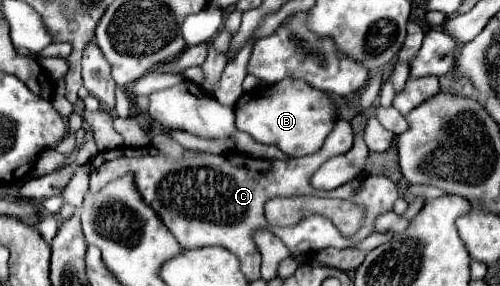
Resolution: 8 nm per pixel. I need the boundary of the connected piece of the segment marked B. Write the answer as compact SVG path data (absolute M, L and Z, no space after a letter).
M284 80L272 86L256 86L236 102L236 128L260 144L272 144L288 156L308 156L320 150L336 122L336 106L326 92L300 80Z

